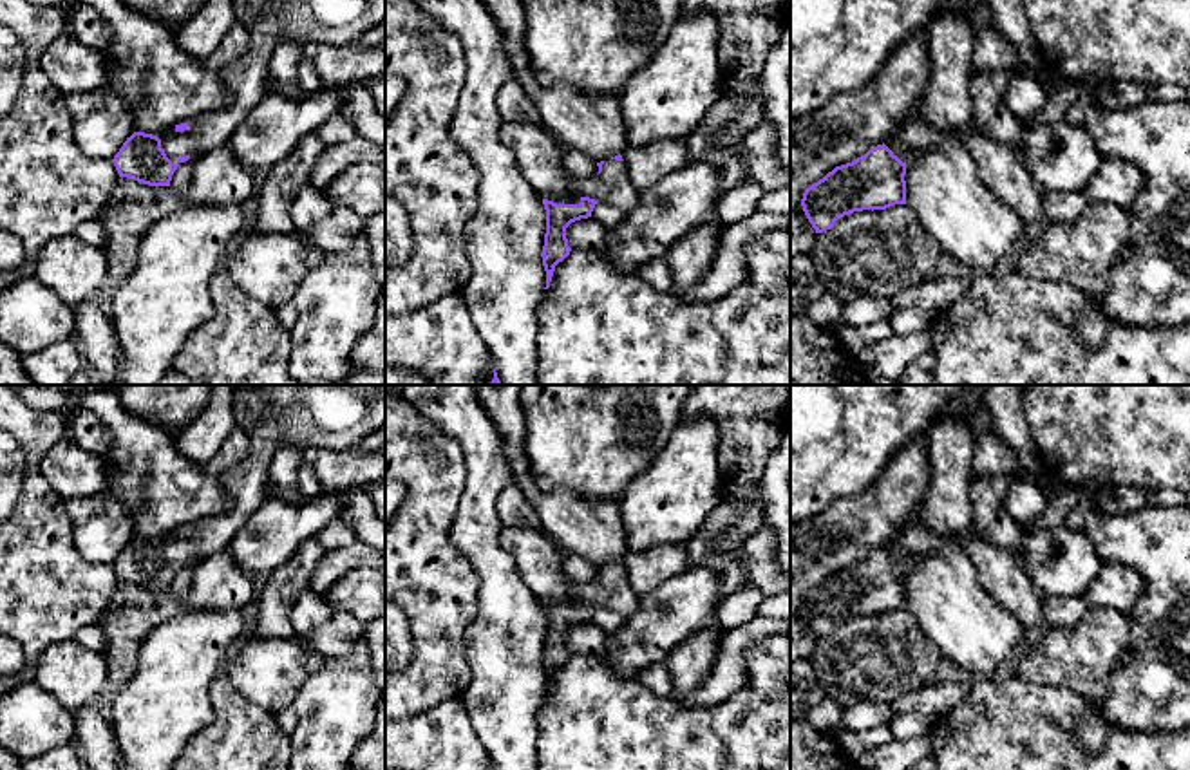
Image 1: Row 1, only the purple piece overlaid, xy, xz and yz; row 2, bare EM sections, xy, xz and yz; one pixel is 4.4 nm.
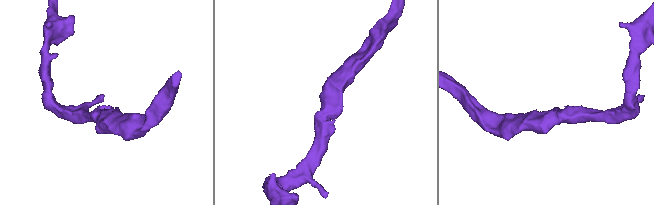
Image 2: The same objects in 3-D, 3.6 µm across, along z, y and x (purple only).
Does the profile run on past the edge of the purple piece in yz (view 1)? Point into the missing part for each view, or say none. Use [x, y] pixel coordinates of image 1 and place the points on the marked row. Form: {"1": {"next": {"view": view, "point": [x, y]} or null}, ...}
{"1": {"next": null}}

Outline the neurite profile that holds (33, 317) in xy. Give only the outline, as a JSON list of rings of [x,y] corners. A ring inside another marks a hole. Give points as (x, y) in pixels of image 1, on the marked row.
[[[34,277],[0,293],[0,342],[22,356],[72,338],[72,307]]]

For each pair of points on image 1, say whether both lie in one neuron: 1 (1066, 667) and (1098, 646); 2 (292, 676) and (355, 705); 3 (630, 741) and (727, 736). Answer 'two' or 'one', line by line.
1: one
2: two
3: one

